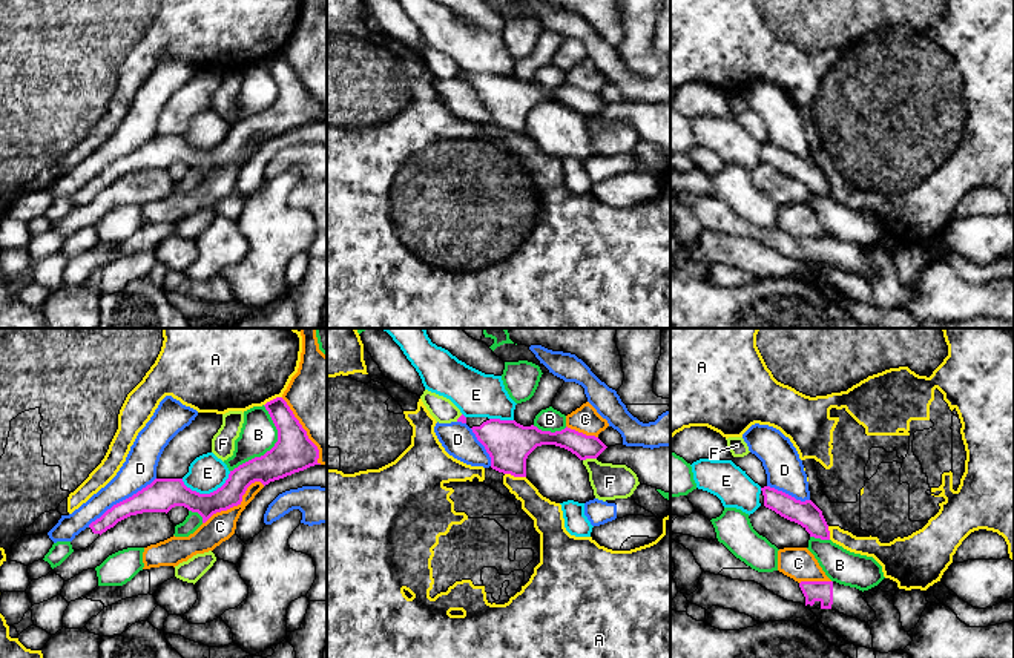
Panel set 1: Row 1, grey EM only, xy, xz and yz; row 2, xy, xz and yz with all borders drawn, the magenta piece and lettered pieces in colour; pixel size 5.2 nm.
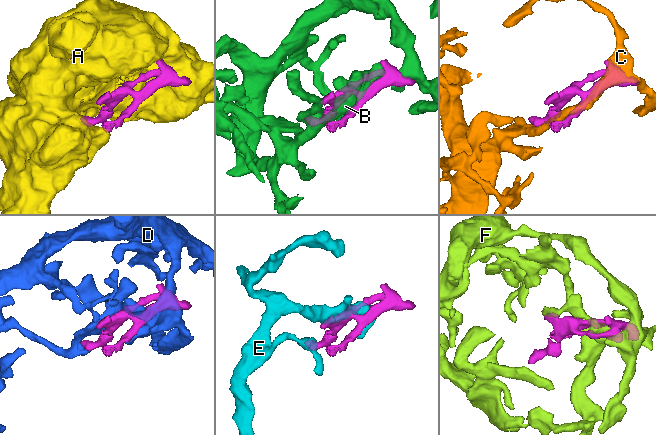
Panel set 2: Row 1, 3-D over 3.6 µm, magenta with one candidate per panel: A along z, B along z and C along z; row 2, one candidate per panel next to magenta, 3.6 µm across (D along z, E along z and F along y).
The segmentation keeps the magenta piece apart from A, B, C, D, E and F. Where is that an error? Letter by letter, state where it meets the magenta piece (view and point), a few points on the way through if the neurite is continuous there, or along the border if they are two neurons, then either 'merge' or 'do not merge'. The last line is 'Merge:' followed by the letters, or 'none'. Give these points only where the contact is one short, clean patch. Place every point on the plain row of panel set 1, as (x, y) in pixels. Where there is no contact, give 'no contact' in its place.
A: meets magenta in xz at (516, 132); do not merge
B: meets magenta in xy at (273, 103); do not merge
C: meets magenta in xy at (237, 161); do not merge
D: meets magenta in xy at (123, 157); do not merge
E: meets magenta in xy at (207, 151); do not merge
F: meets magenta in xz at (589, 114); do not merge
Merge: none

